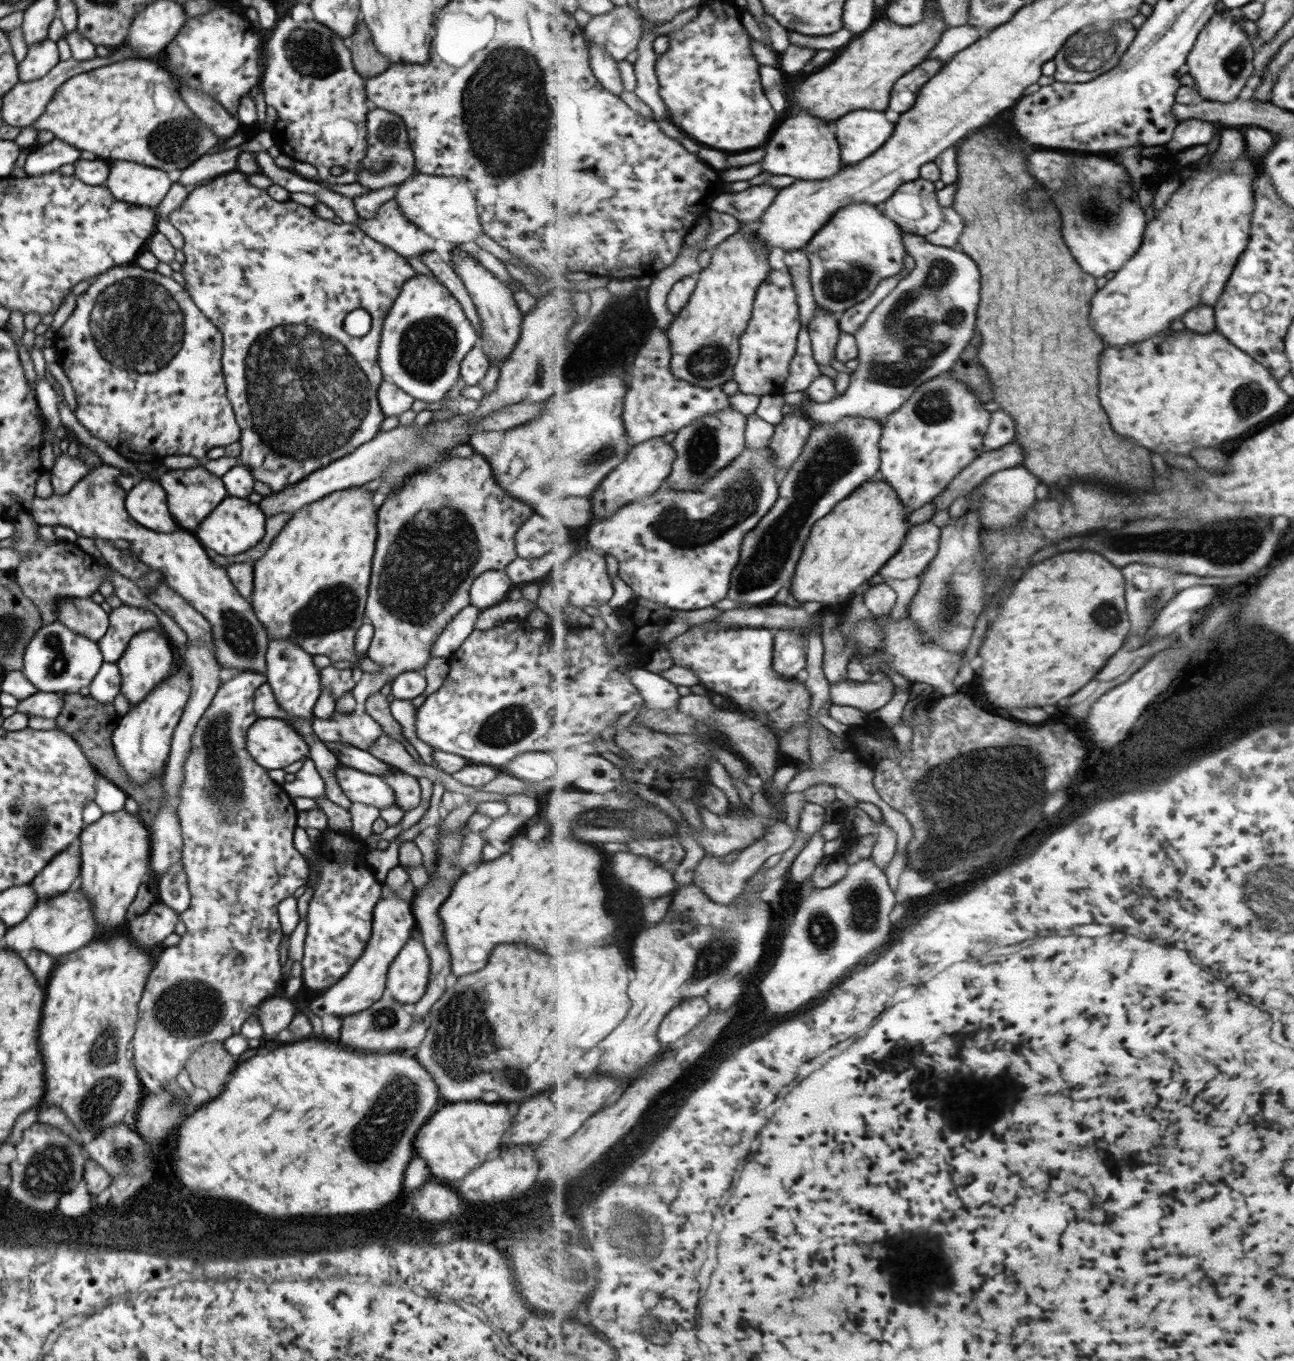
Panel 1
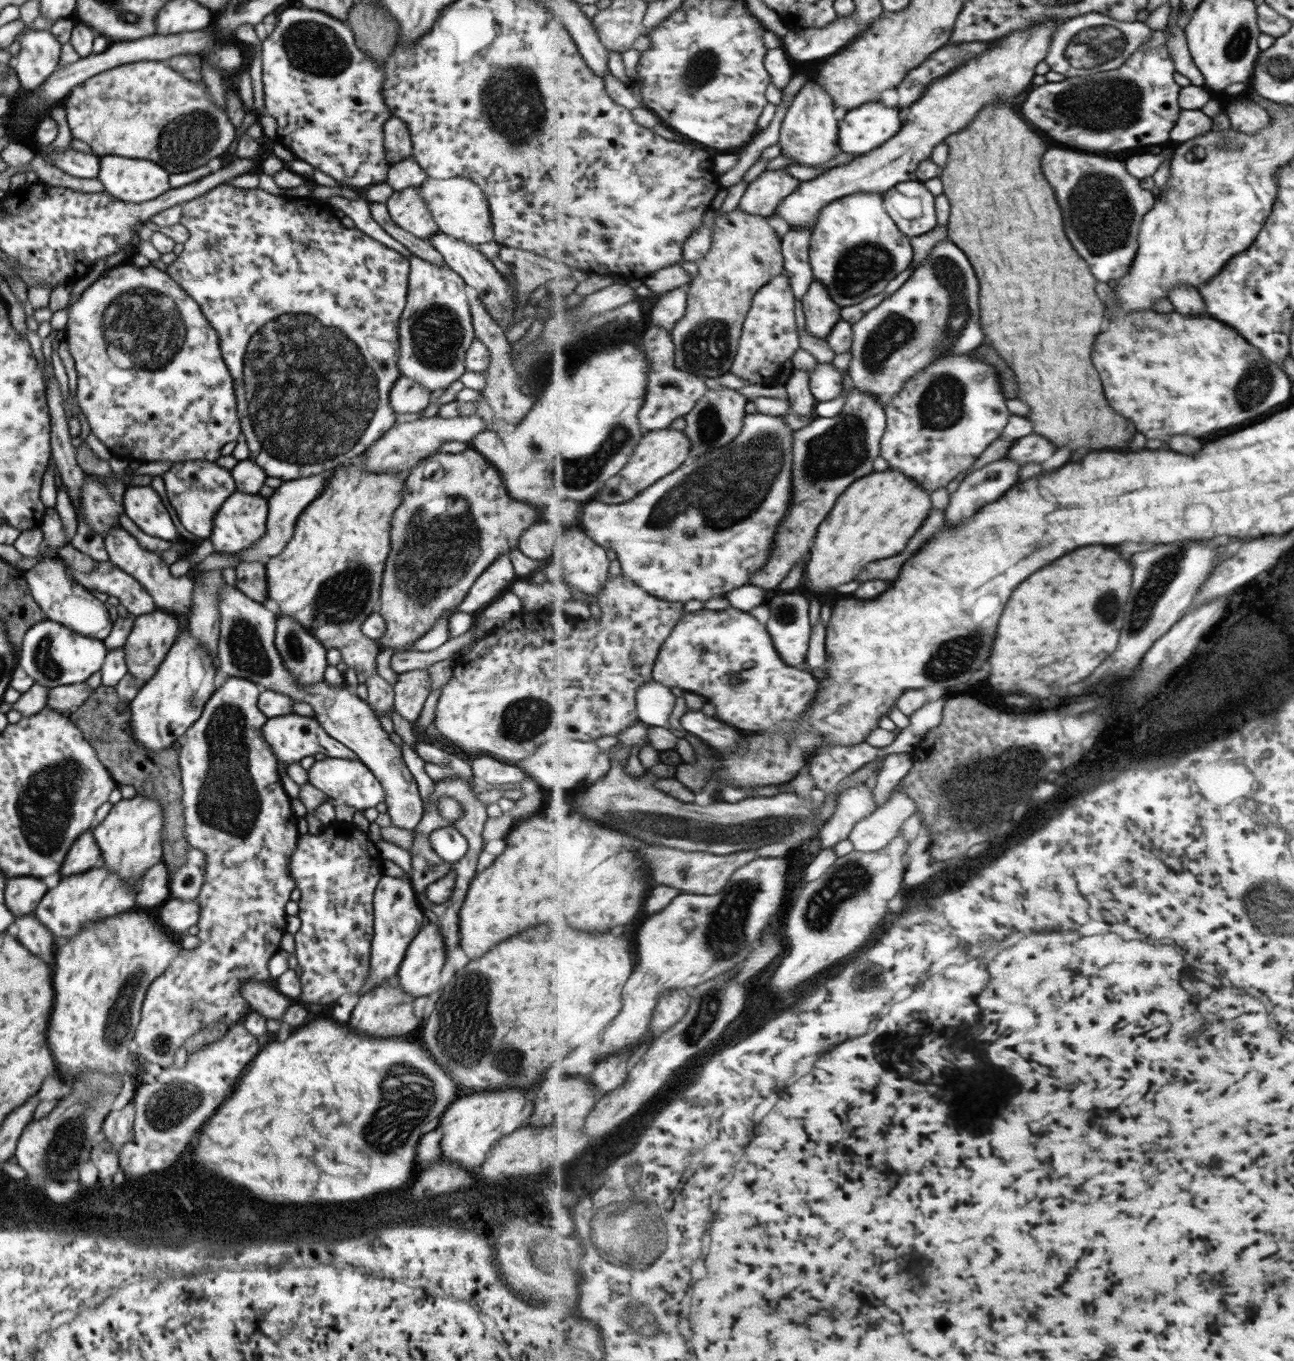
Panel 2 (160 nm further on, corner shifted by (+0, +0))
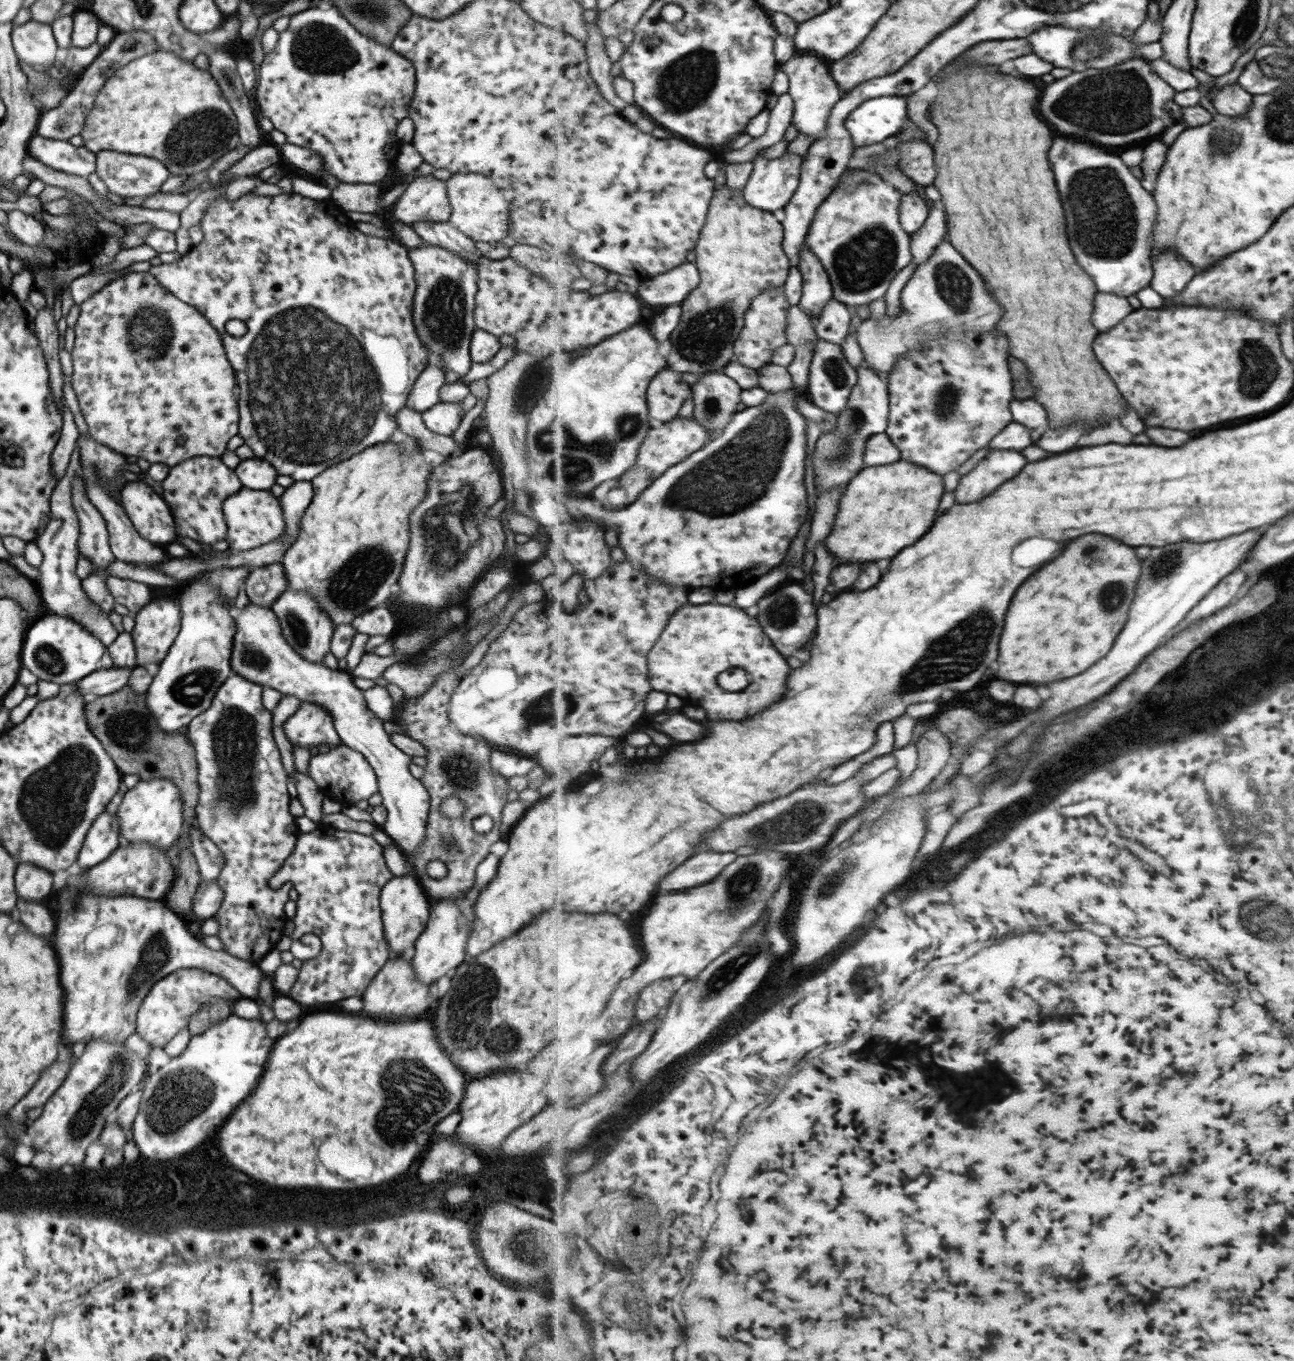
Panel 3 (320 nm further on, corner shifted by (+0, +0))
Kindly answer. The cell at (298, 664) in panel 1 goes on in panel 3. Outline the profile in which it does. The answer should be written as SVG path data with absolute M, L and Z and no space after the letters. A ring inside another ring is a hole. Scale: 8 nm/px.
M286 588L271 604L270 609L276 616L285 642L305 660L321 663L322 656L329 650L334 626L328 616L320 611L317 602L313 602L309 594Z

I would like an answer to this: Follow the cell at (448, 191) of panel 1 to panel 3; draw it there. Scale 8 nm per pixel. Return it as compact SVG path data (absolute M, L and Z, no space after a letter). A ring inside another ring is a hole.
M455 173L446 182L446 195L450 204L447 221L475 242L494 243L508 235L510 218L506 200L498 186L479 173Z

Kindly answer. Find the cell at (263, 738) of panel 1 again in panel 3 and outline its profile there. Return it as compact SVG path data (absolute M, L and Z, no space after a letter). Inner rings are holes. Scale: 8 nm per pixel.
M300 701L297 710L282 723L291 746L296 744L308 749L321 742L328 744L329 748L342 744L333 728L331 715L317 703Z

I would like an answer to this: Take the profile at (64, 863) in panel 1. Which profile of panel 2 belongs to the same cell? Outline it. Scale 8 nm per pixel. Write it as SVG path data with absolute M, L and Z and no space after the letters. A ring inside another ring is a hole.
M85 831L72 842L59 867L58 876L61 878L61 876L66 877L87 872L92 868L99 868L101 861L100 850L94 841L92 832Z

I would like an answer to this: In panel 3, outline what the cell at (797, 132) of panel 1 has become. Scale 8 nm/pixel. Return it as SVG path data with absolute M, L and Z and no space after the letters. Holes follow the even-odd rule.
M797 51L791 60L781 64L782 69L789 75L788 93L794 98L796 108L791 124L799 133L812 137L813 143L824 137L825 131L829 129L832 110L845 95L836 78L833 78L829 63L818 52Z

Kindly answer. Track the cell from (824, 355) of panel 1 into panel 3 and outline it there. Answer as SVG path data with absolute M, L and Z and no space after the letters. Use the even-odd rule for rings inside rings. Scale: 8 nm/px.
M806 242L800 250L798 267L804 278L804 293L799 306L811 319L819 320L824 306L834 298L834 288L829 273Z

